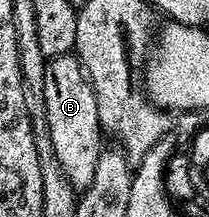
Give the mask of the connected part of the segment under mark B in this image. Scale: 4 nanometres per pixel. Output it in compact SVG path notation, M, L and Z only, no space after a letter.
M77 56L51 57L47 60L44 71L44 111L54 158L64 179L68 179L75 191L86 189L88 183L92 183L96 162L104 148L104 134L96 111L92 83L86 77Z

